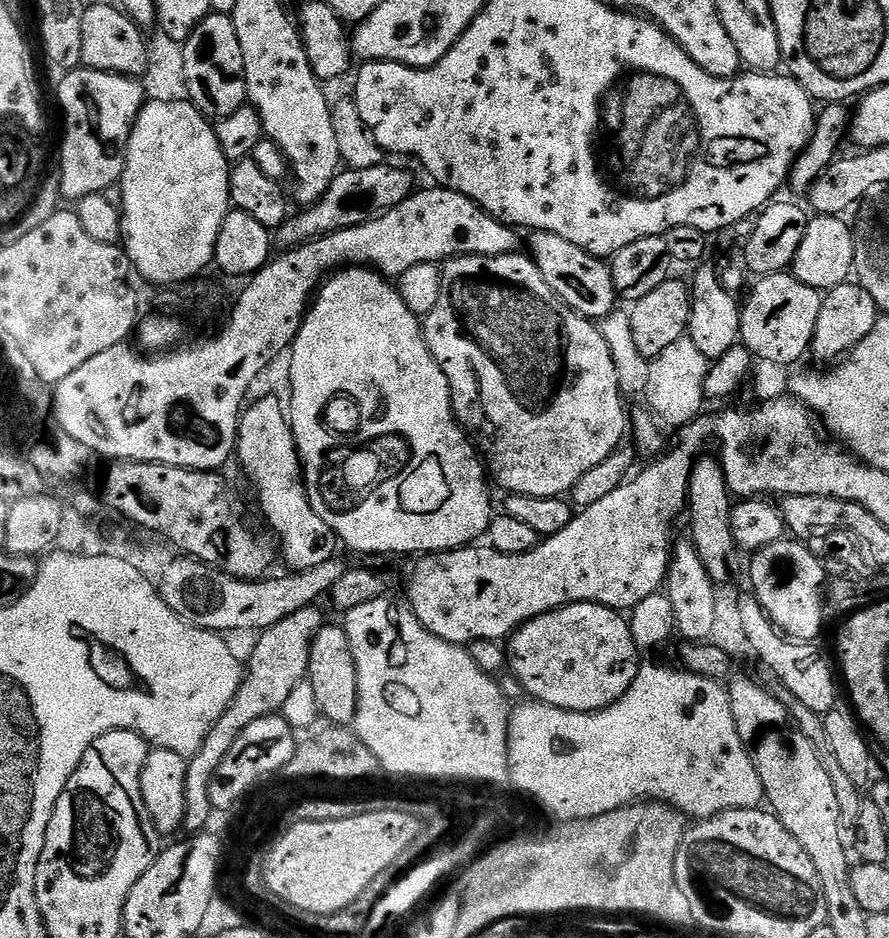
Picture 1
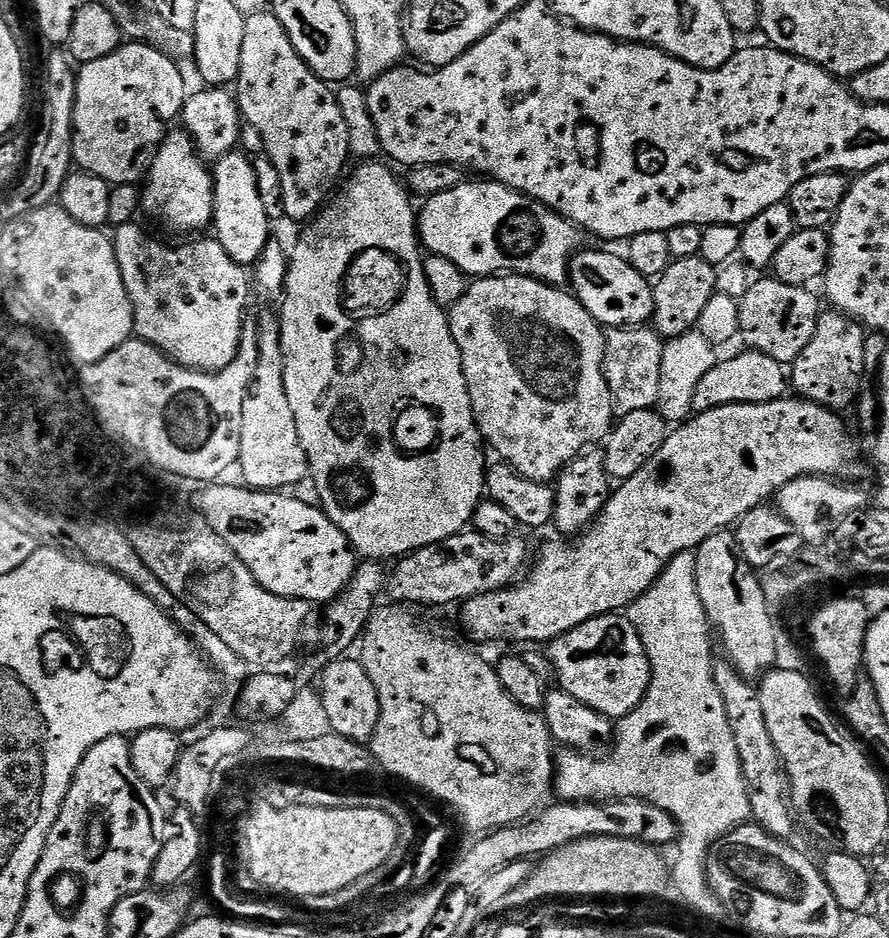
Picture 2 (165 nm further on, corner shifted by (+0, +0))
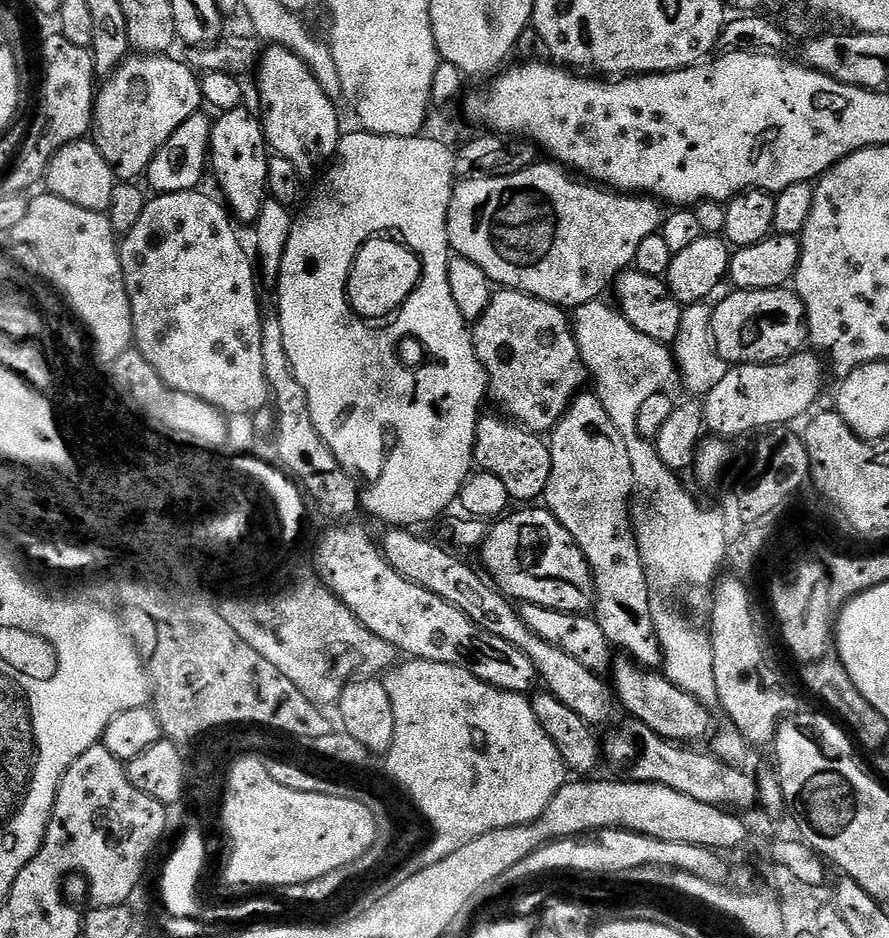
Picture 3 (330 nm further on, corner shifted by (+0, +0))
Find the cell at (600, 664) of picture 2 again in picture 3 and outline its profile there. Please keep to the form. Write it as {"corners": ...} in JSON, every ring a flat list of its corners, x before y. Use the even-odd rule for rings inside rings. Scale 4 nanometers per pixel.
{"corners":[[616,658,612,661,610,669,610,683,616,693,619,705,629,713,629,717,640,720,650,730,654,730,664,740,671,742,690,742,686,740,700,740,704,736,704,731,708,728,709,709,701,704,699,700,692,697,686,690,674,686,667,676,656,670,641,668,635,660,631,658]]}

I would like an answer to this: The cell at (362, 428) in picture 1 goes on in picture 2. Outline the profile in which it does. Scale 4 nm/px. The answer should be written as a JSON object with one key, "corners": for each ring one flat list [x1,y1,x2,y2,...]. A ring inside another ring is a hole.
{"corners":[[366,163,360,164,362,166,357,170,356,177,335,193,331,203,307,225,308,232,301,234,296,249,291,249,288,281,279,314,286,398,290,398,294,422,298,422,298,438,302,442,302,450,306,450,310,480,316,483,316,492,320,495,319,507,338,527,347,531,348,541,364,560,388,562,391,556,405,557,420,548,458,535,471,525,477,506,486,496,486,448,476,428,474,410,470,406,470,390,466,386,458,342,454,342,454,334,448,325,448,312,433,298,426,282,424,256,418,235,417,205,412,205,413,197,405,181,401,177,399,180,387,168,387,163]]}

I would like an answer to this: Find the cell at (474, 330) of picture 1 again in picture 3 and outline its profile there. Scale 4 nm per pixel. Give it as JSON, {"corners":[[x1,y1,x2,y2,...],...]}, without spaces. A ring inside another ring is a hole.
{"corners":[[500,288,493,291,486,314,482,314,482,318,475,321,471,333,472,344,476,347,484,373,488,376,487,395,501,408,497,409,515,423,524,425,529,432,551,433,564,416,564,411,571,406,572,400,586,384,586,369,580,357,578,342,572,333,569,313,557,304,539,300,525,292]]}

